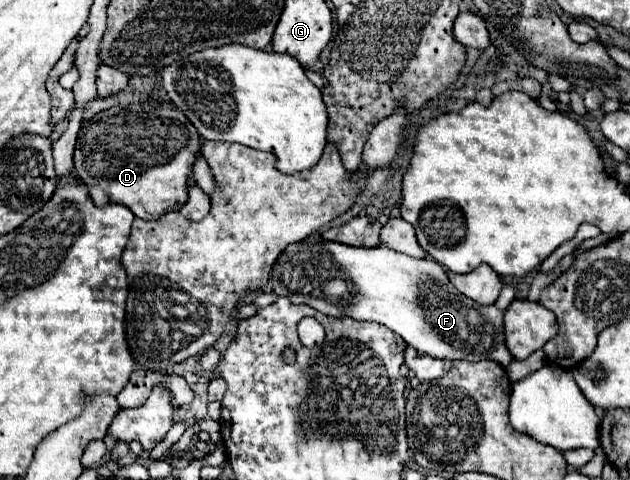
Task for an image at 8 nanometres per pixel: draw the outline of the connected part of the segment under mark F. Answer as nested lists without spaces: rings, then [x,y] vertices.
[[[305,239],[301,243],[289,245],[273,265],[271,275],[273,293],[279,297],[287,297],[293,303],[309,305],[331,317],[351,317],[359,321],[377,321],[395,331],[407,345],[411,345],[417,353],[425,353],[439,359],[465,359],[465,361],[485,361],[491,359],[499,363],[503,369],[509,367],[513,355],[507,351],[505,335],[503,335],[503,315],[497,305],[479,305],[461,295],[447,279],[445,267],[441,267],[435,259],[413,259],[409,255],[397,253],[385,245],[375,249],[367,247],[349,247],[333,241],[315,241]]]

